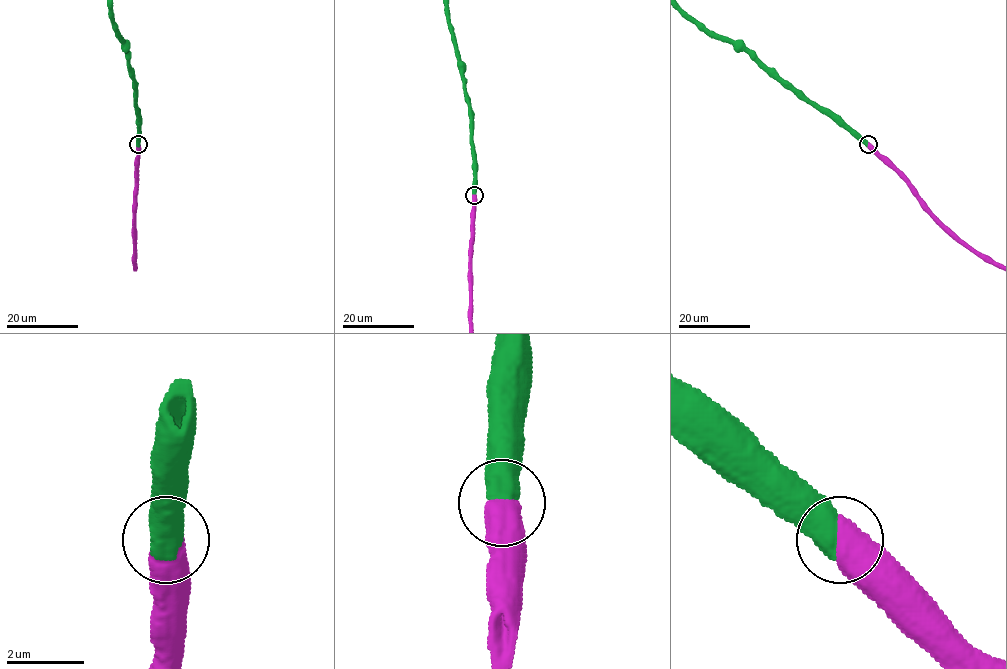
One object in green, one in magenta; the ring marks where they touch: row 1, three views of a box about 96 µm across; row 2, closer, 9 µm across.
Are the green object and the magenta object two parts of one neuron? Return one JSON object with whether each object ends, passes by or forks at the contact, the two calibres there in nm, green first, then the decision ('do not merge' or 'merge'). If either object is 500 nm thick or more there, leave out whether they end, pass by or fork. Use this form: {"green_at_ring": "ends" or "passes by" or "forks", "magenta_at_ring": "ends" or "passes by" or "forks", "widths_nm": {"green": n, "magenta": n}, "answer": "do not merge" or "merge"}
{"widths_nm": {"green": 650, "magenta": 700}, "answer": "merge"}

